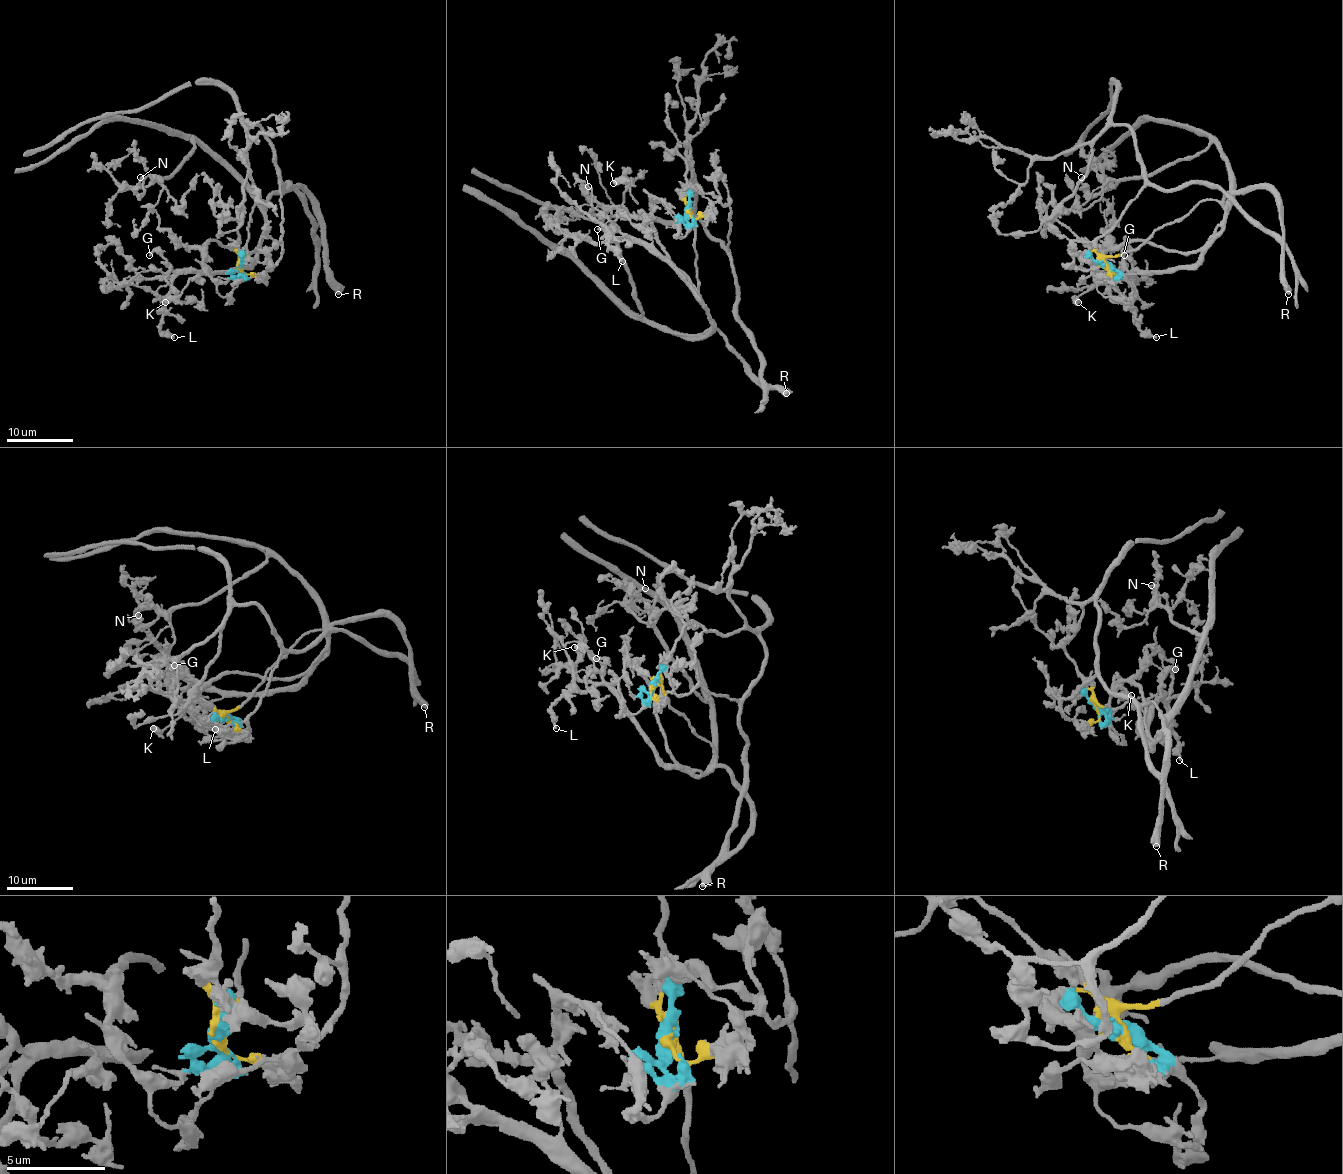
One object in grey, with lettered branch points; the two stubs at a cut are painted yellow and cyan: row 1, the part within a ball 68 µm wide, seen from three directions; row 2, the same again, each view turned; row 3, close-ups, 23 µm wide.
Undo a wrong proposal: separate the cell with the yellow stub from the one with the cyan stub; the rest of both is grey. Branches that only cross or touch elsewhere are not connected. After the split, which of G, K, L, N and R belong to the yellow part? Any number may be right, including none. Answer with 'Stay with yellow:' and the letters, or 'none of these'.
Stay with yellow: G, K, L, N, R

